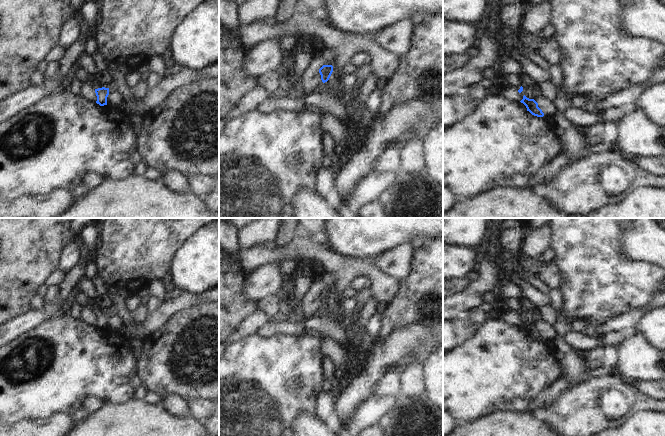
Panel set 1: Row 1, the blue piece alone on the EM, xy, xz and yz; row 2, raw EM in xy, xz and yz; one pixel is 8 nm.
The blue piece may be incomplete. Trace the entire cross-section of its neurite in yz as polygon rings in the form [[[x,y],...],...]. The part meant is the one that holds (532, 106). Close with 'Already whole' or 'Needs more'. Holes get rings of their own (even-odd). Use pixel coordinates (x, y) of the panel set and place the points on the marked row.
[[[524,95],[523,99],[520,102],[526,106],[527,111],[529,111],[532,115],[537,116],[537,117],[544,116],[544,113],[538,107],[538,103],[534,99],[529,99]]]. Already whole

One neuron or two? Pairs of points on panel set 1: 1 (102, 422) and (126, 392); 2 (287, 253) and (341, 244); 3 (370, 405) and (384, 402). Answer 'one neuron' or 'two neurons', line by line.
1: two neurons
2: two neurons
3: one neuron

